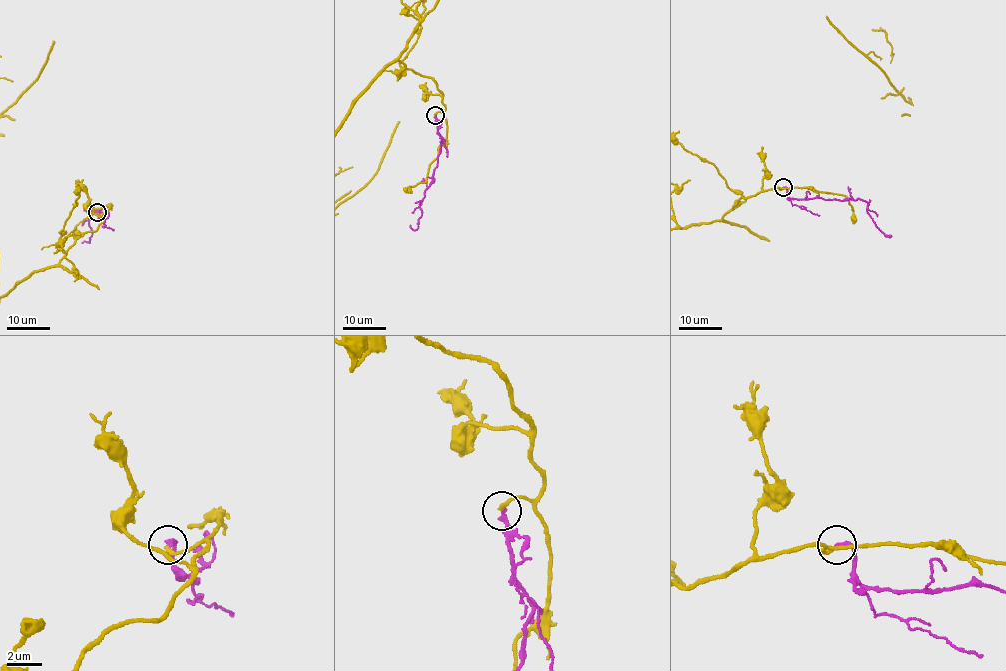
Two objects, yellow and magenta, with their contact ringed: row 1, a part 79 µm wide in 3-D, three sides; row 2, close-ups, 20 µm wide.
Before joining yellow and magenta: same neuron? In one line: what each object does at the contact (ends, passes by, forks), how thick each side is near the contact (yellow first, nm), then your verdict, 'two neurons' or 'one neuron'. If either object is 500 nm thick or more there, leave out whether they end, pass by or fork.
yellow ends there; magenta ends there; 220 nm thick on the yellow side, 260 nm on the other; two neurons

